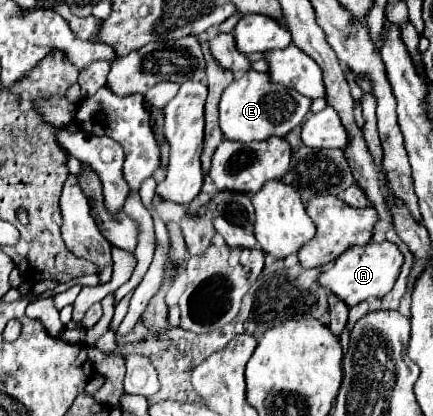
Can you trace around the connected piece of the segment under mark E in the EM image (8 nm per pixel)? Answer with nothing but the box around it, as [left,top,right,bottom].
[219,71,311,141]

